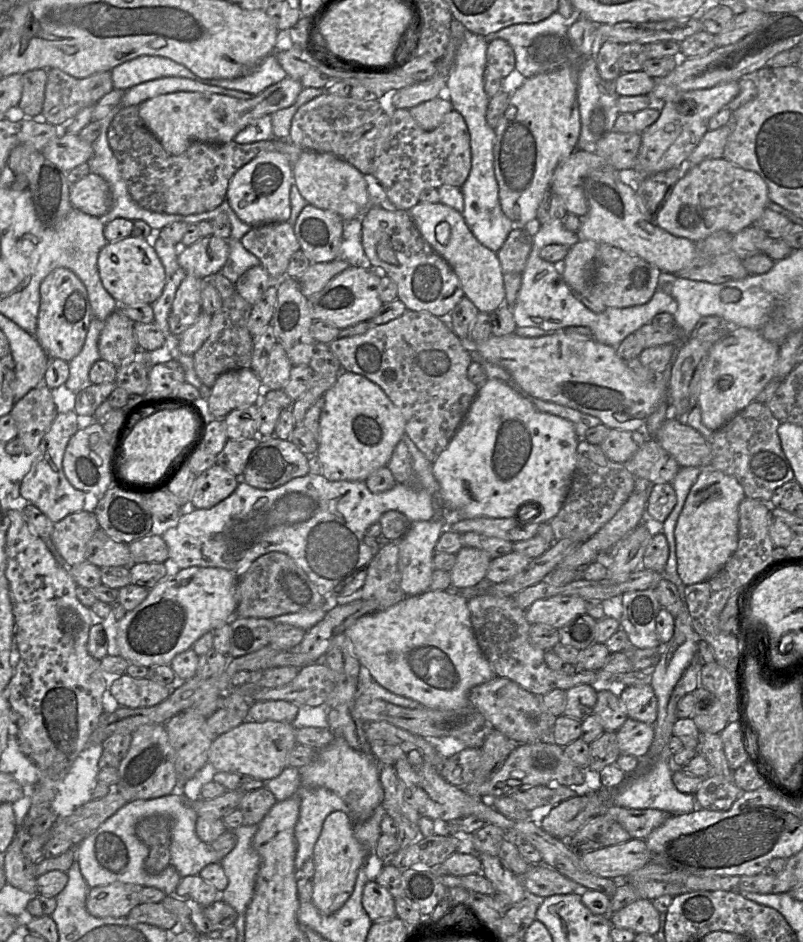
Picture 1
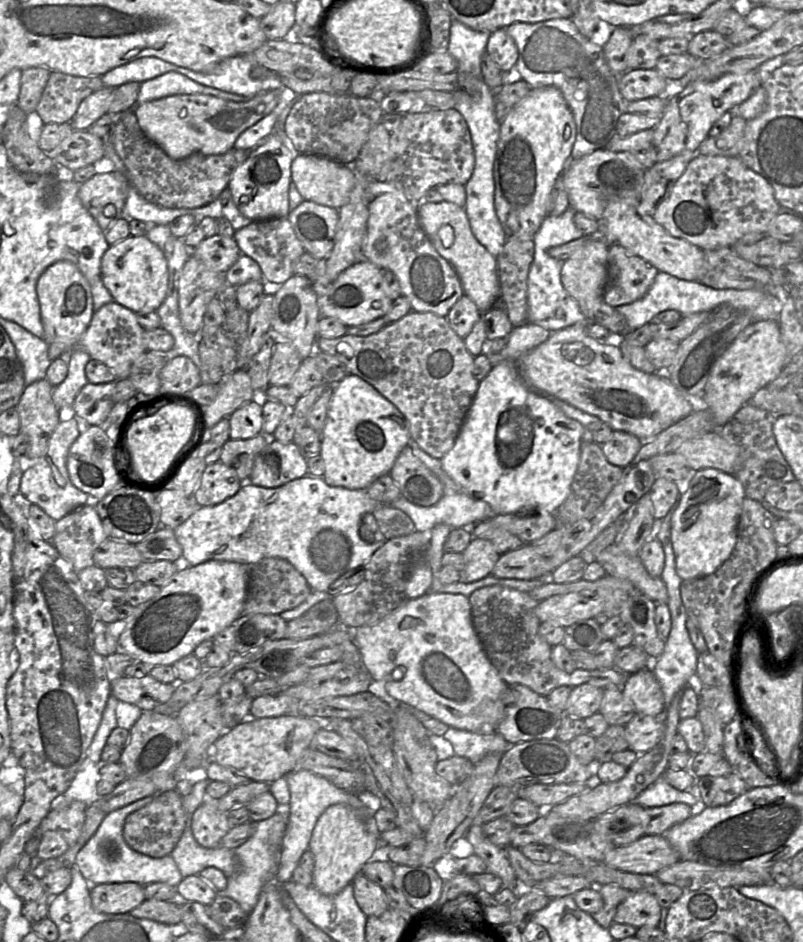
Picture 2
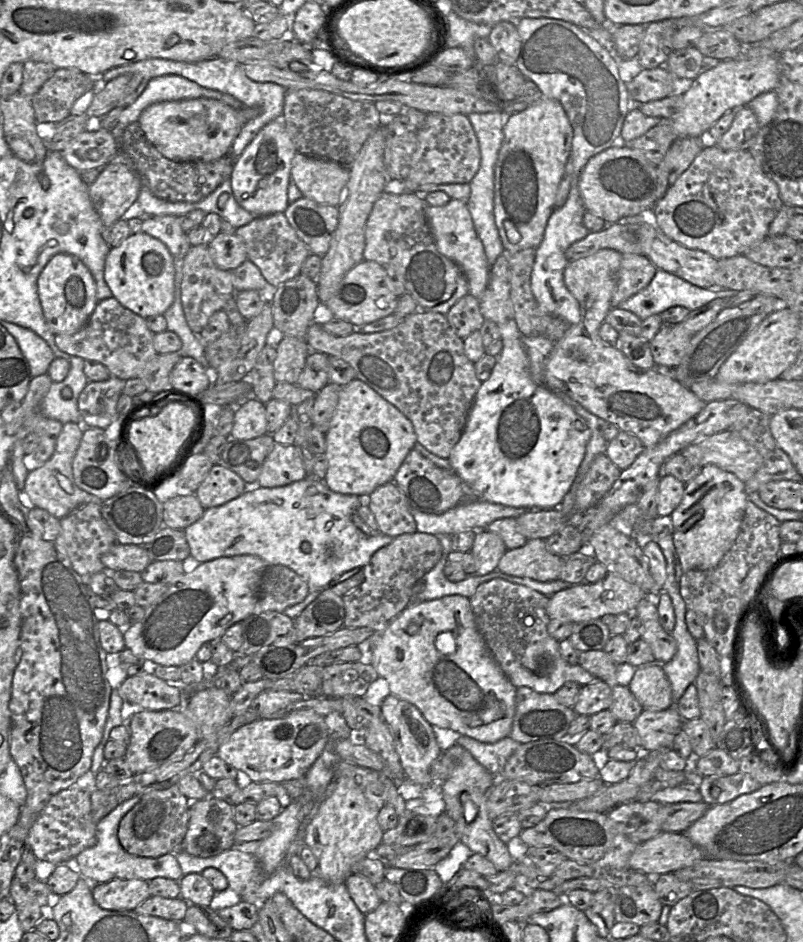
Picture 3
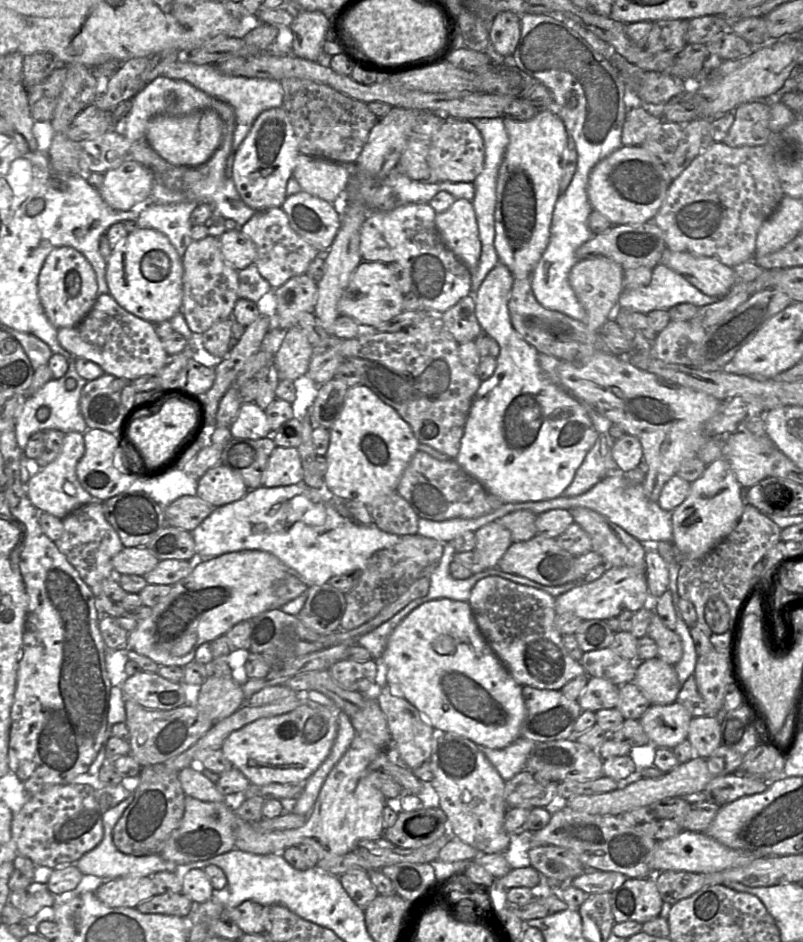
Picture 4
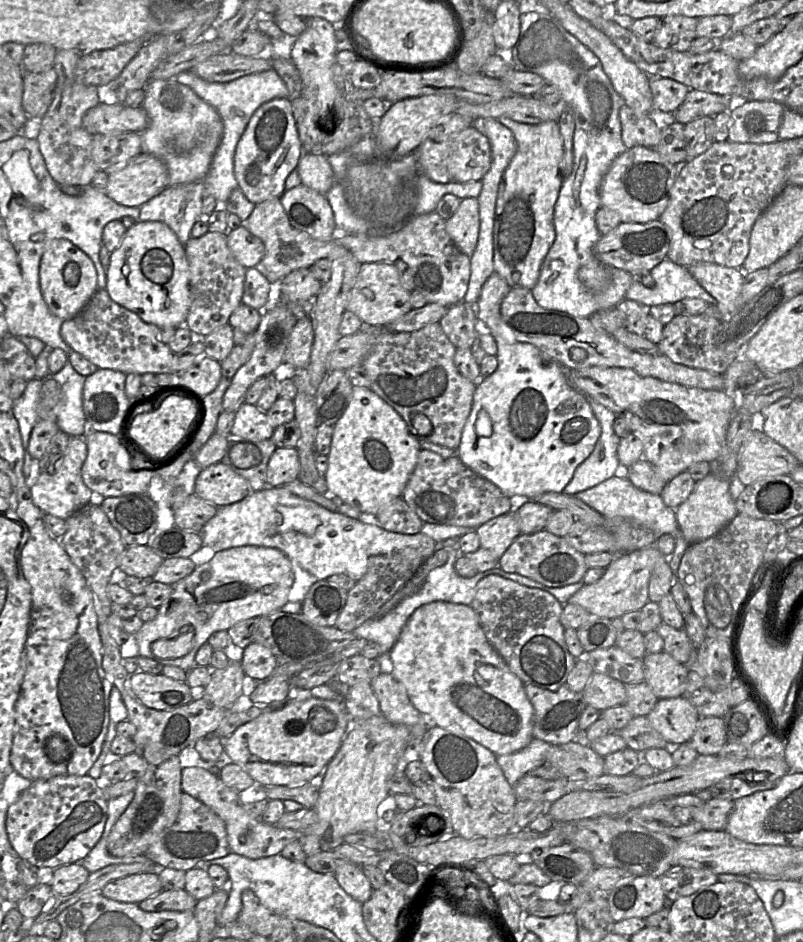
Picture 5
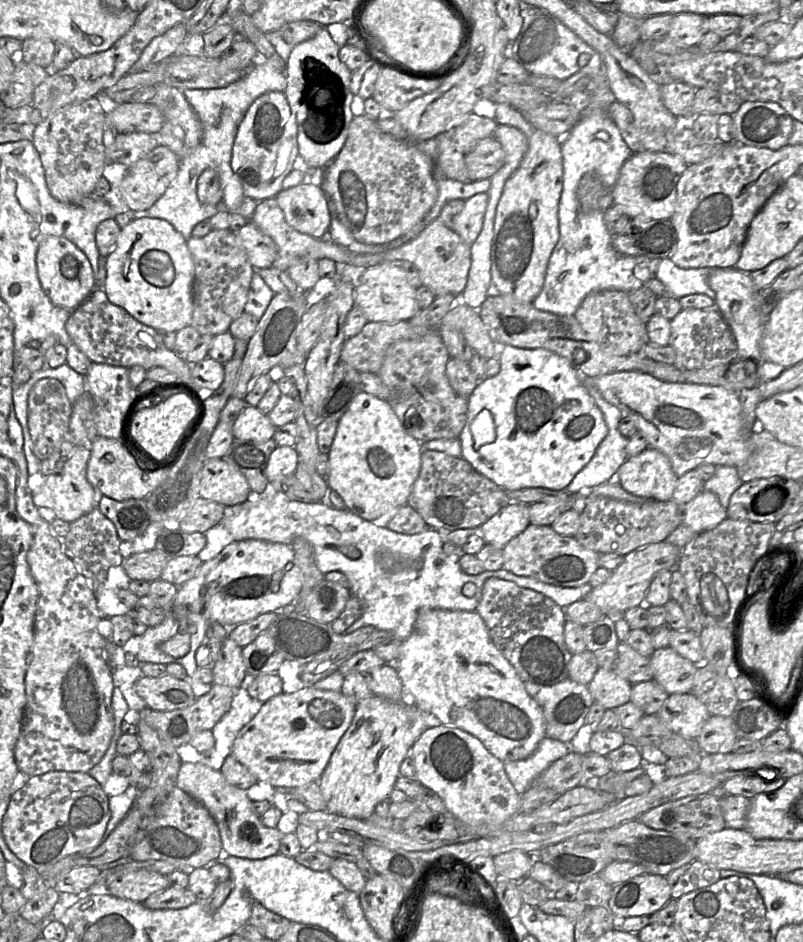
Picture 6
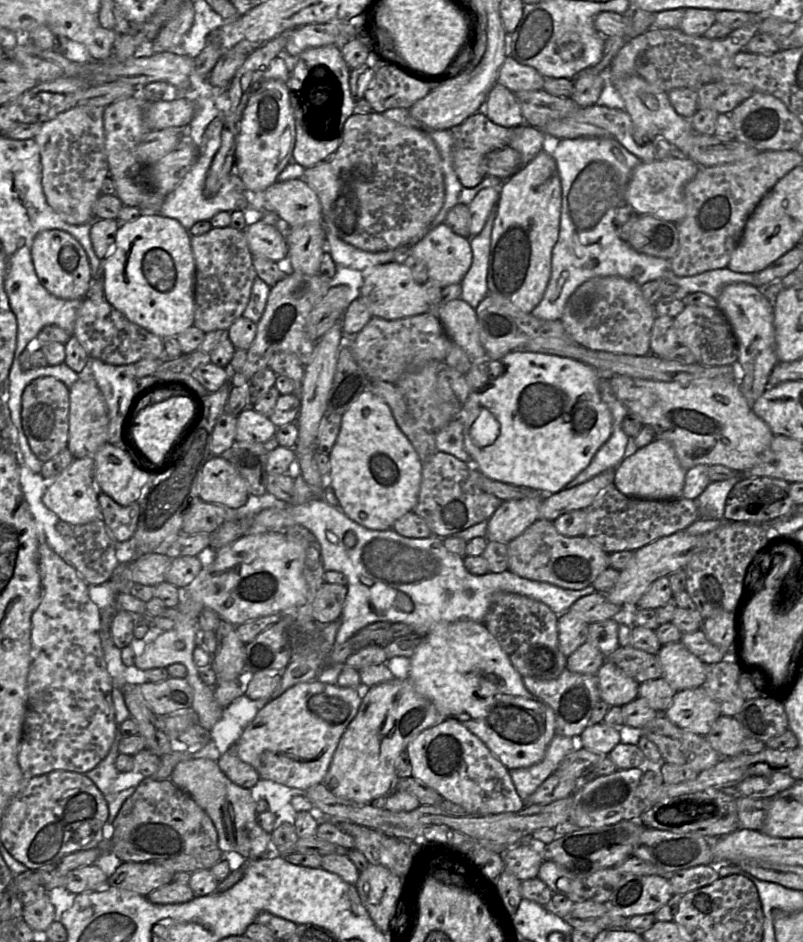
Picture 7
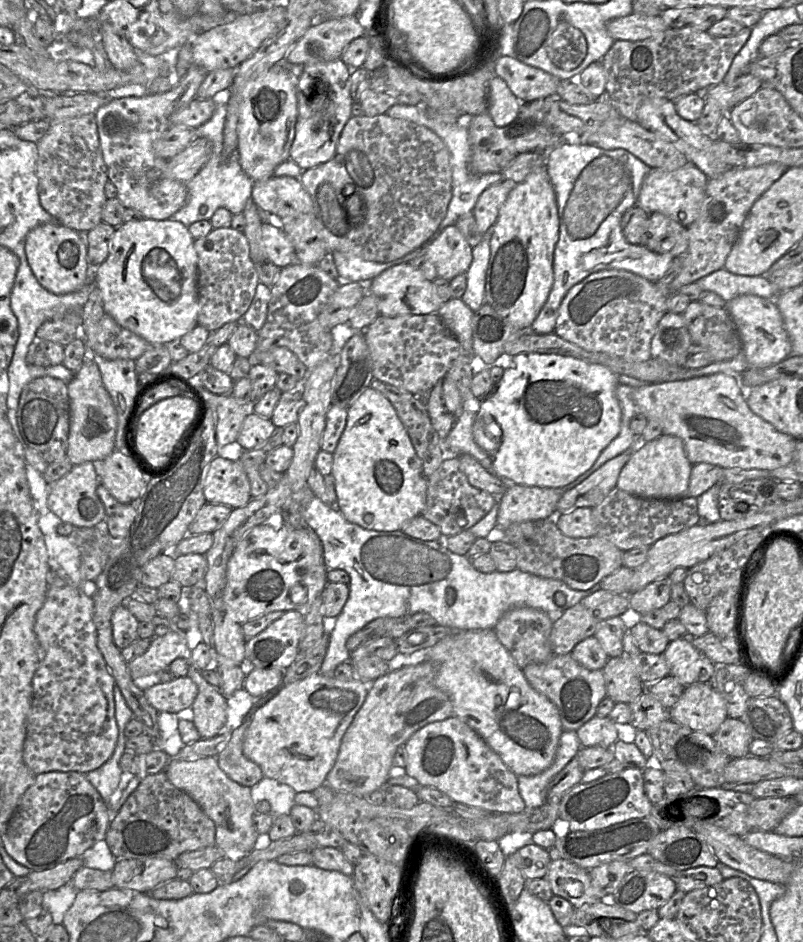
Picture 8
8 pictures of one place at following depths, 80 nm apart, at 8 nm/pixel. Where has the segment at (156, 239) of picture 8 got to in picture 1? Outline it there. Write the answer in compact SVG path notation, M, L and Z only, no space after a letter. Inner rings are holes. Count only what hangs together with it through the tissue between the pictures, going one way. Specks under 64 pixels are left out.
M130 236L107 243L98 255L97 264L105 290L122 307L151 305L162 294L165 286L165 271L152 247L151 240Z

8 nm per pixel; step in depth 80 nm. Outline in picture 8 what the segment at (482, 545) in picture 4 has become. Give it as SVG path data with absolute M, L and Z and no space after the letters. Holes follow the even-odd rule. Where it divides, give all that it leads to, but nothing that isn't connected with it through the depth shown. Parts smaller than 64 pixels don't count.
M508 484L501 497L496 526L504 531L514 523L554 518L561 488Z

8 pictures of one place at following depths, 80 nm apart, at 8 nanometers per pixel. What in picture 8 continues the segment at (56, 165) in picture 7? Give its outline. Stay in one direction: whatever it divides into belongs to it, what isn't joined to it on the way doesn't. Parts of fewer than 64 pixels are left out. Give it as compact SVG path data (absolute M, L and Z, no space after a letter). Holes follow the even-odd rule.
M95 115L50 122L47 133L36 143L36 175L41 206L54 221L78 233L87 233L102 222L102 208L107 200L104 187L109 181Z

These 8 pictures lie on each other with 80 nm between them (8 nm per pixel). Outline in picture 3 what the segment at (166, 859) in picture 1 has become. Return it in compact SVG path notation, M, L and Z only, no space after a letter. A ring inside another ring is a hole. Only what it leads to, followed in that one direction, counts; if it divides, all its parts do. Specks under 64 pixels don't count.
M177 784L165 790L153 790L140 796L140 801L122 818L118 828L121 846L130 854L140 857L157 858L175 853L181 847L188 829L189 807L191 801L180 791Z

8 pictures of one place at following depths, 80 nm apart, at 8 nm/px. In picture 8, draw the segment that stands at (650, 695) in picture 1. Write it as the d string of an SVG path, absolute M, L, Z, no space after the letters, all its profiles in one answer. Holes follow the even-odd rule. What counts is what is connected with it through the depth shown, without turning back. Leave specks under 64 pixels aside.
M689 636L671 641L663 653L670 675L685 686L709 682L716 664L697 649Z

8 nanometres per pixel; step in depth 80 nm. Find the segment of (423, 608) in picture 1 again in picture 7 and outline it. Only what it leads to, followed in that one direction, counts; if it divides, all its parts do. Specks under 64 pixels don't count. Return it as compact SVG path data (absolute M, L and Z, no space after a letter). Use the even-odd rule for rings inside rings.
M459 620L456 622L440 622L432 627L429 633L422 637L421 642L416 647L410 657L410 671L408 680L413 685L417 693L427 698L433 703L437 711L445 719L455 719L465 726L470 732L476 735L492 752L492 754L502 762L508 769L525 768L541 761L545 755L547 746L555 736L555 714L552 708L540 698L531 694L523 683L523 677L514 668L509 657L501 648L498 641L486 628L483 622L474 622L471 620Z

